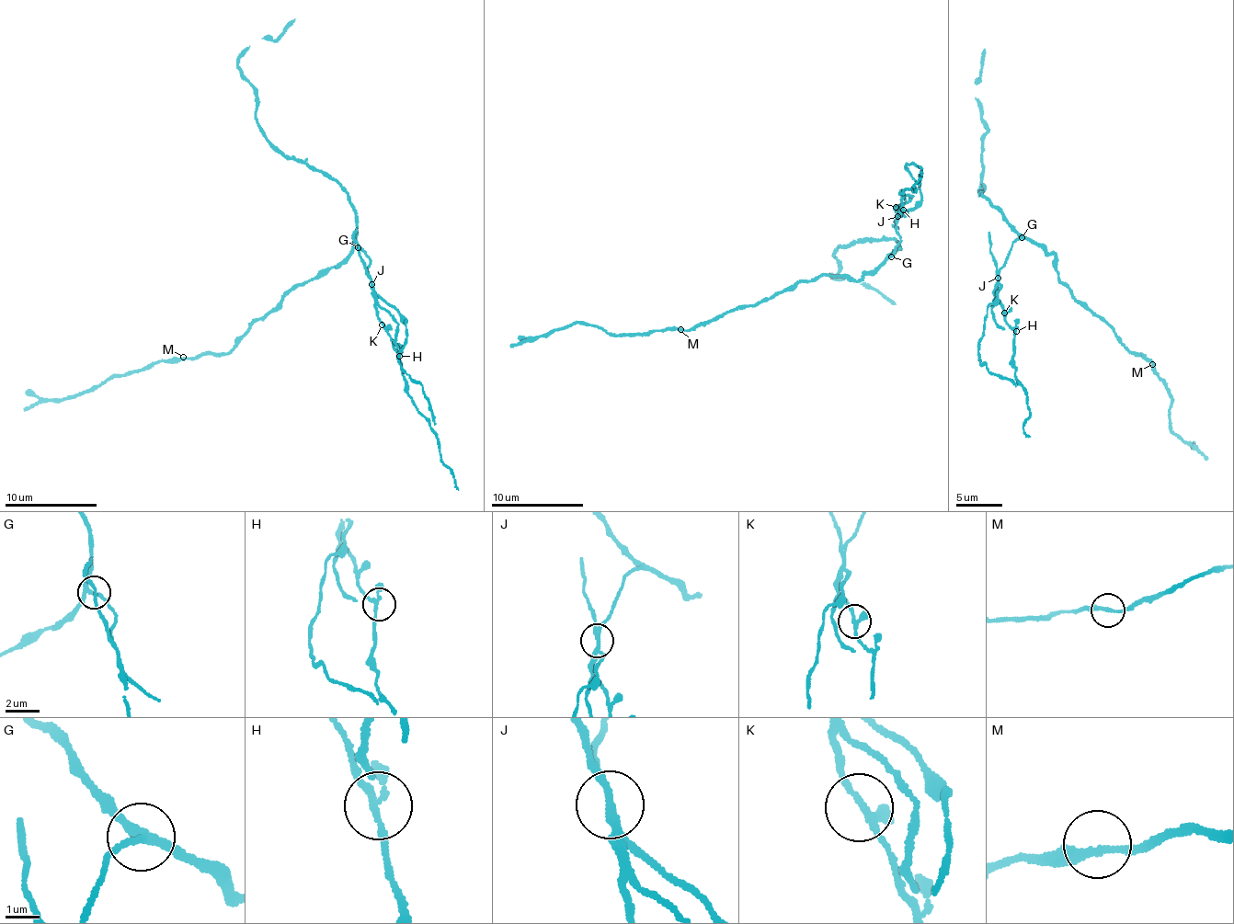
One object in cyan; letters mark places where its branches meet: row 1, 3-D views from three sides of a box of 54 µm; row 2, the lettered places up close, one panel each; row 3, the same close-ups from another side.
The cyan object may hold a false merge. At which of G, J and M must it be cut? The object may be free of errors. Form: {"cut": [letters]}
{"cut": ["J"]}

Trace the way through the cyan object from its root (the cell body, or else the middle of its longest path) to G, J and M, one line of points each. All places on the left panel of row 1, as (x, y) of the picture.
G: (325, 273), (344, 262), (352, 250), (358, 247)
J: (325, 273), (344, 262), (352, 250), (358, 247), (369, 259), (368, 274), (371, 284)
M: (325, 273), (292, 285), (275, 308), (252, 320), (230, 351), (190, 359), (183, 357)

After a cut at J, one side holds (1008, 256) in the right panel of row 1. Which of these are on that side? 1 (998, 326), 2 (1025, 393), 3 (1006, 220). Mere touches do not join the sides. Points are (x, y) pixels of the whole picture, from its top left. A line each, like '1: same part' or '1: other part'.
1: other part
2: other part
3: same part

